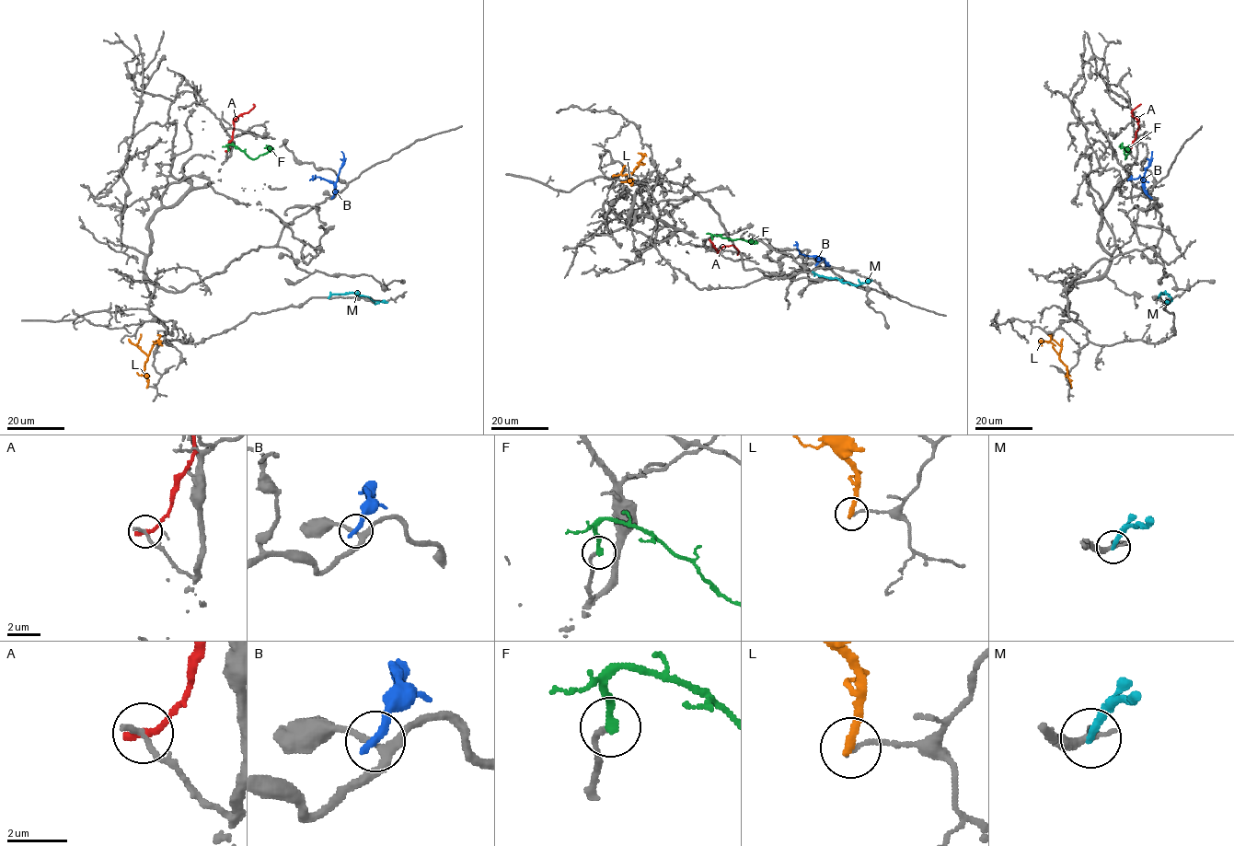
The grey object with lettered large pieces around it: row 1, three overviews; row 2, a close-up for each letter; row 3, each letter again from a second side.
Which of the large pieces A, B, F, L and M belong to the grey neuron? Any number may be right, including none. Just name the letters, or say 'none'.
F

